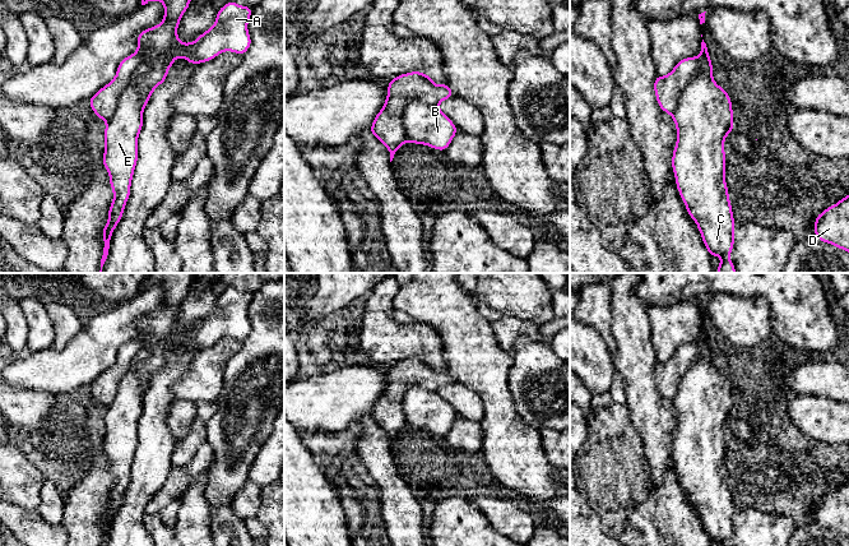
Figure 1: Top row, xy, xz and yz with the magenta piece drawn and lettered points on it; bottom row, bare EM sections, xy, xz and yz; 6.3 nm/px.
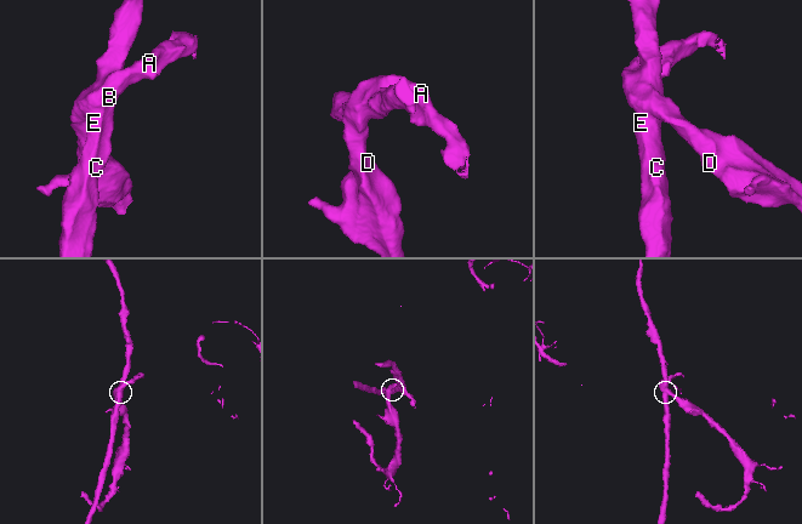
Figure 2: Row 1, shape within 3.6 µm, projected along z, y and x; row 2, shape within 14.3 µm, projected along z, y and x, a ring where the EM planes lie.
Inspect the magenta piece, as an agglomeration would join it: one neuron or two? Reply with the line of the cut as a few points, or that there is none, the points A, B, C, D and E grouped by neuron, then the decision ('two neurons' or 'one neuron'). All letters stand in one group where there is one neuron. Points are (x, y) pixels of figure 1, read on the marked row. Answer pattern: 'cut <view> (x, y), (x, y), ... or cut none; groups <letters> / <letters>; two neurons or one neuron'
cut xy (176, 36), (171, 46), (156, 56), (144, 73), (135, 74); groups A D / B C E; two neurons

